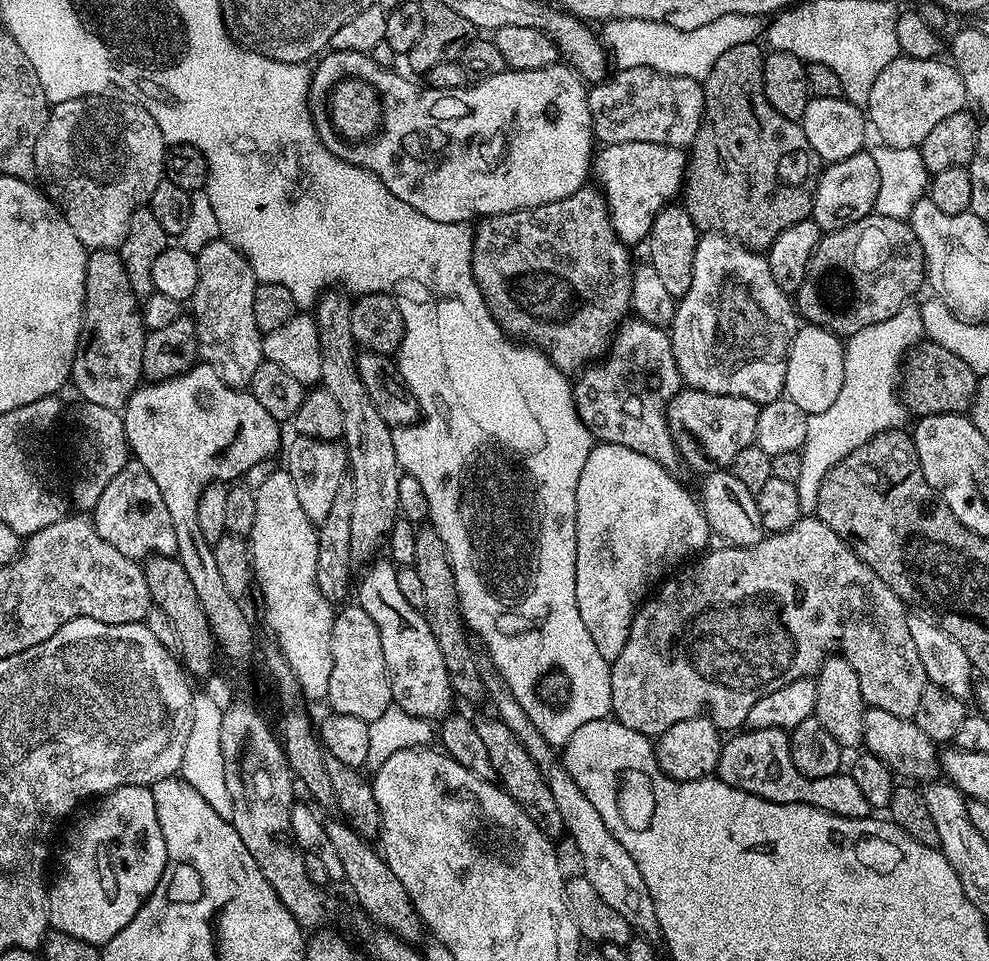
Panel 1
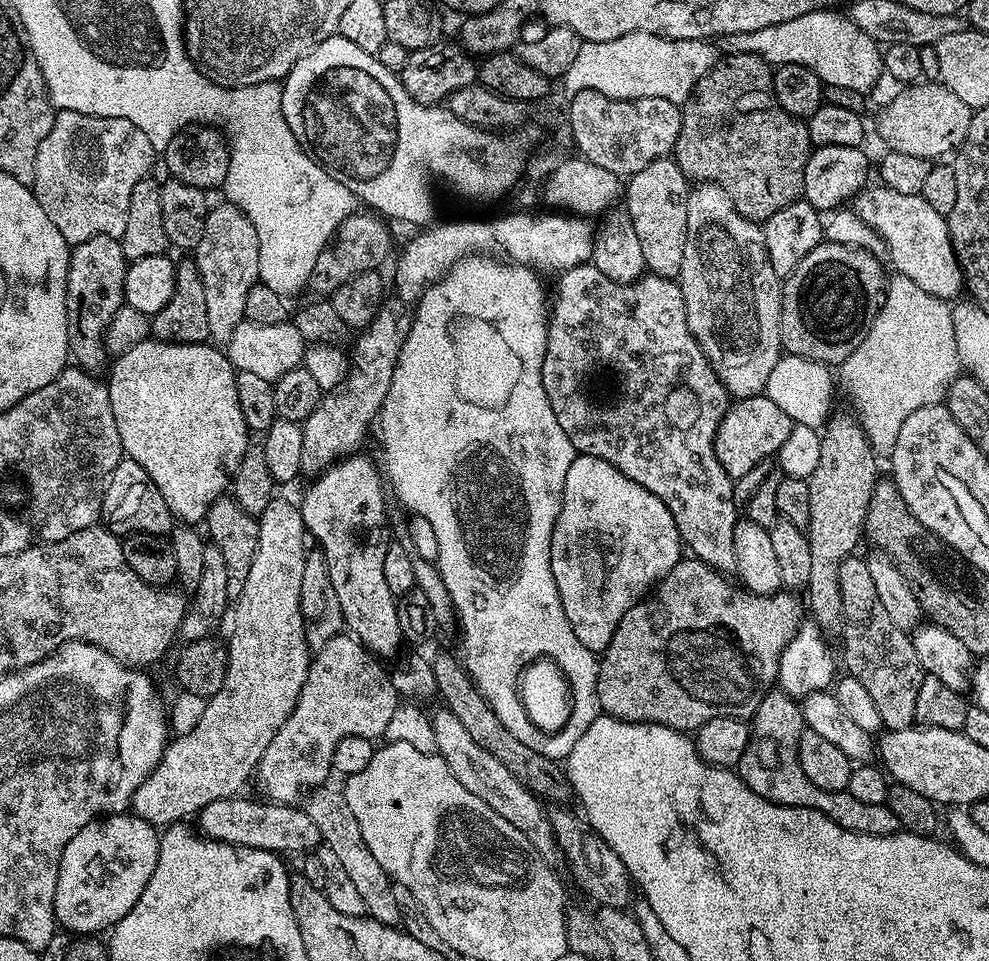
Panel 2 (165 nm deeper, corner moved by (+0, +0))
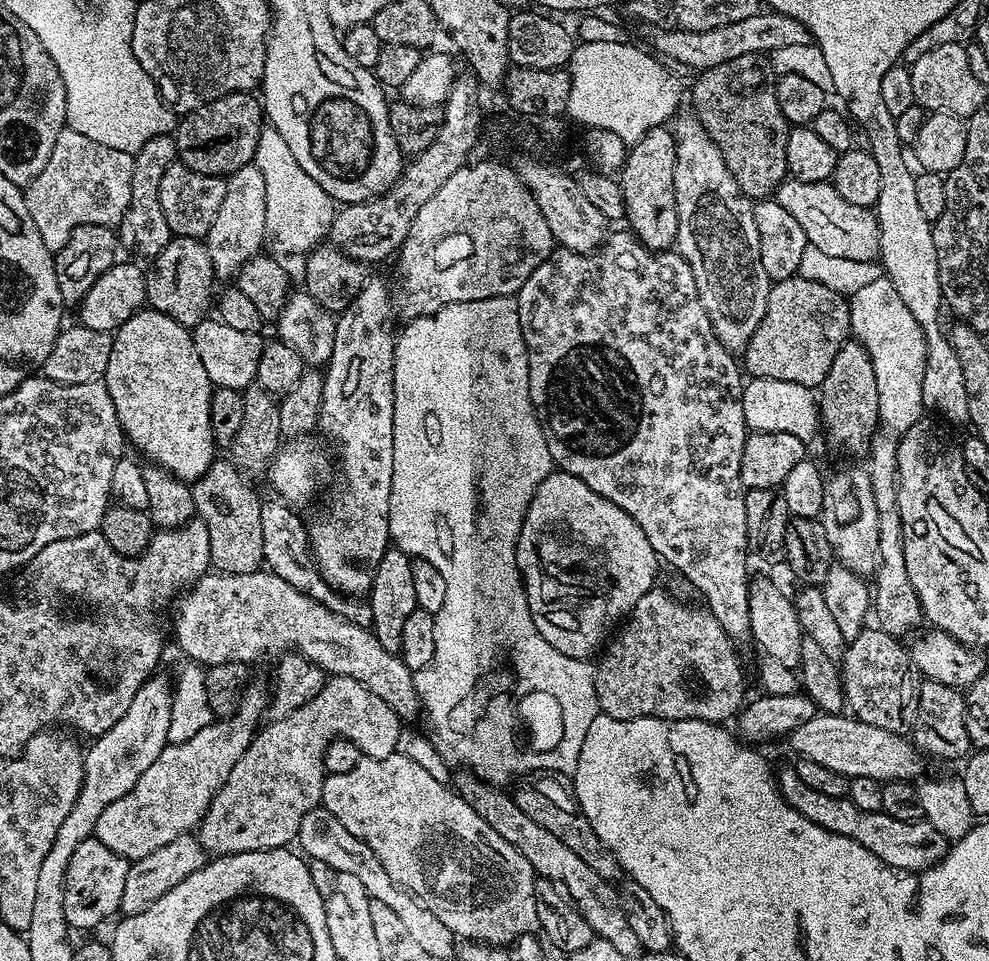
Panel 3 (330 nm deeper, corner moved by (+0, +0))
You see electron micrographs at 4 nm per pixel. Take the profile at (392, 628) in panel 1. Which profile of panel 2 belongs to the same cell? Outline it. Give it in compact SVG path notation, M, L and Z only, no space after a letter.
M353 454L344 457L342 460L336 461L335 464L325 468L319 476L311 481L312 484L304 492L304 497L298 500L298 507L302 518L304 519L304 527L316 540L320 540L318 545L319 551L323 553L326 570L329 571L329 580L332 583L334 594L338 598L338 603L341 606L341 612L344 615L345 625L350 629L351 635L355 636L369 652L375 654L377 657L385 658L384 656L392 656L399 650L400 644L402 645L402 637L400 635L400 627L398 626L398 610L396 609L397 597L392 595L390 586L386 586L386 574L382 571L382 558L386 558L386 550L390 543L390 516L389 513L384 513L384 488L386 492L386 480L380 472L376 469L376 464L370 457L364 456L365 454Z

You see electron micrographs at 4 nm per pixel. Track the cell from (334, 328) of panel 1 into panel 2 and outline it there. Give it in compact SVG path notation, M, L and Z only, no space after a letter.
M357 210L347 216L322 254L318 254L318 262L314 262L314 270L310 270L307 287L313 288L316 291L313 293L316 294L331 294L338 290L338 286L342 286L342 282L350 282L350 278L358 274L379 269L379 264L387 258L388 251L392 248L392 236L388 233L387 226L389 227L379 215L368 210Z

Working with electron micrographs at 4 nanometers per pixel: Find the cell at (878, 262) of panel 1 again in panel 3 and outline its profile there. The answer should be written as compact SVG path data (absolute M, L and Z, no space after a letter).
M799 274L788 280L777 280L768 295L766 314L742 353L743 371L752 378L778 378L782 382L798 382L815 389L826 378L830 366L834 366L836 355L849 343L853 332L852 310L845 293L836 292L822 282L807 280Z

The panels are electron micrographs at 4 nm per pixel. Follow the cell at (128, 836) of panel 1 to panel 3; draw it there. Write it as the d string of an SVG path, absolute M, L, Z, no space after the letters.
M90 838L74 850L74 858L70 858L70 866L66 870L66 886L64 887L64 909L66 922L73 928L92 928L103 920L120 912L122 892L126 890L129 861L123 860L114 850L102 846L102 842Z

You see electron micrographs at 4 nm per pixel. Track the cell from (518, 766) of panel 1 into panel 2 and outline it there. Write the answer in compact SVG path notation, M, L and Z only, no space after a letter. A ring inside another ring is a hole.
M560 806L549 811L548 821L556 839L556 847L562 860L568 863L576 884L592 900L597 900L597 905L605 908L627 909L633 903L634 881L628 875L626 866L618 854L611 848L597 832L593 832L587 819L567 812L567 807ZM556 811L556 812L553 812ZM580 819L580 820L579 820Z

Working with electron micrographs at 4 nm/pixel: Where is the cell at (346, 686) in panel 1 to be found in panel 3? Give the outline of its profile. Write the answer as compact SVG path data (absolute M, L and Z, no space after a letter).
M328 676L325 685L318 691L316 697L312 701L307 702L304 706L294 710L293 713L280 719L273 719L272 725L261 727L254 739L250 742L250 746L242 754L242 758L238 762L234 762L234 770L230 770L230 778L226 778L226 782L218 790L218 794L212 800L212 804L208 807L208 812L204 819L198 825L198 839L203 845L205 853L217 856L233 856L234 854L242 854L243 852L261 852L262 850L270 850L271 848L287 848L300 835L300 823L302 818L306 818L306 814L310 814L310 810L314 810L322 801L322 786L324 785L324 755L330 746L332 740L349 740L354 742L354 746L358 746L358 750L370 760L381 760L387 756L397 755L396 747L398 746L398 736L402 729L402 721L399 714L390 706L386 706L386 702L382 702L382 698L378 698L366 686L362 686L362 682L354 682L354 678L349 676Z

